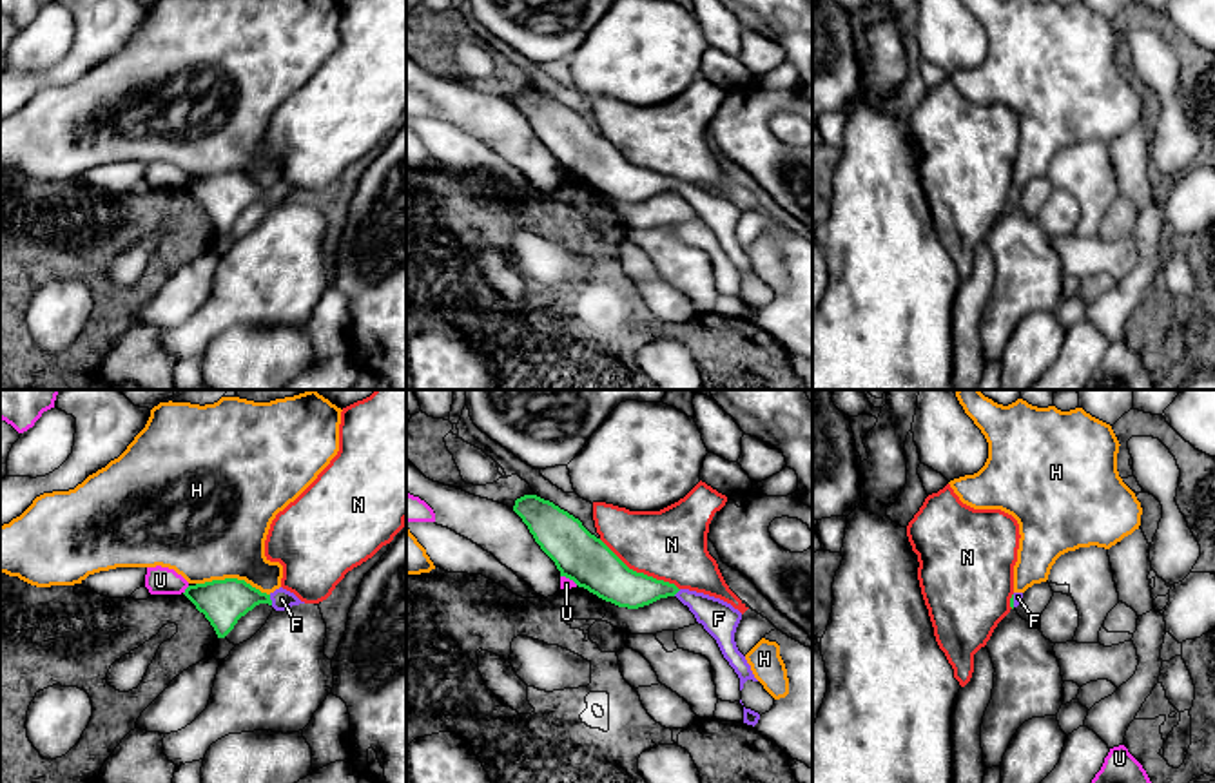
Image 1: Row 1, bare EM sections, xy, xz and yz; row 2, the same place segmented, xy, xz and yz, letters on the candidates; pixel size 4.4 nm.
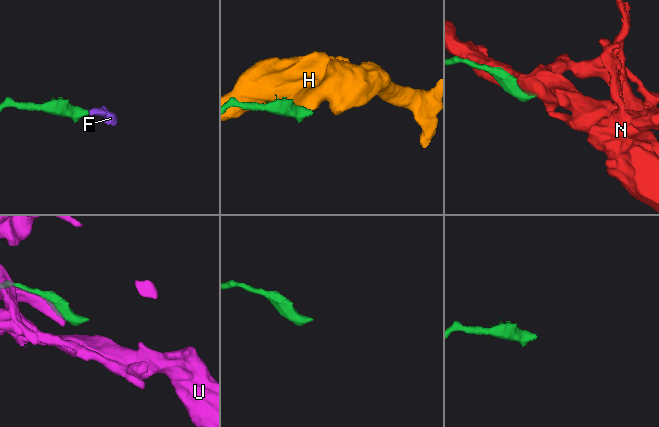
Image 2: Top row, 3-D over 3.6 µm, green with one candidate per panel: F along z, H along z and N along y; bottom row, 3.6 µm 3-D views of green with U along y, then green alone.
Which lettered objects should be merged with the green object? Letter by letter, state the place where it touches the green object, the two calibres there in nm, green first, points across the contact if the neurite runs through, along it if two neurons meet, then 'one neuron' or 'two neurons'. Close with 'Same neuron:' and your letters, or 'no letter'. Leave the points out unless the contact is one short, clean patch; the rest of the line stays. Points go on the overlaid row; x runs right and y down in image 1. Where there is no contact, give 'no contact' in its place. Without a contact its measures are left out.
F: xy (271, 600) | 200/90 nm | across xy (223, 602), (231, 599), (271, 600), (281, 599) | one neuron
H: xy (233, 579) | 200/480 nm | two neurons
N: xz (639, 573) | 220/320 nm | two neurons
U: xy (185, 589) | 200/130 nm | two neurons
Same neuron: F

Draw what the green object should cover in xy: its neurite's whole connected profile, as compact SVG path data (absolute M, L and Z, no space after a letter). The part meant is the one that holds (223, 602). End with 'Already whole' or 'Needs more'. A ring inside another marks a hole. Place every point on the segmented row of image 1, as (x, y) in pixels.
M225 578L189 585L183 593L214 627L218 638L225 638L238 620L259 604L268 604L276 611L305 604L294 593L279 587L267 594L245 580Z. Needs more

